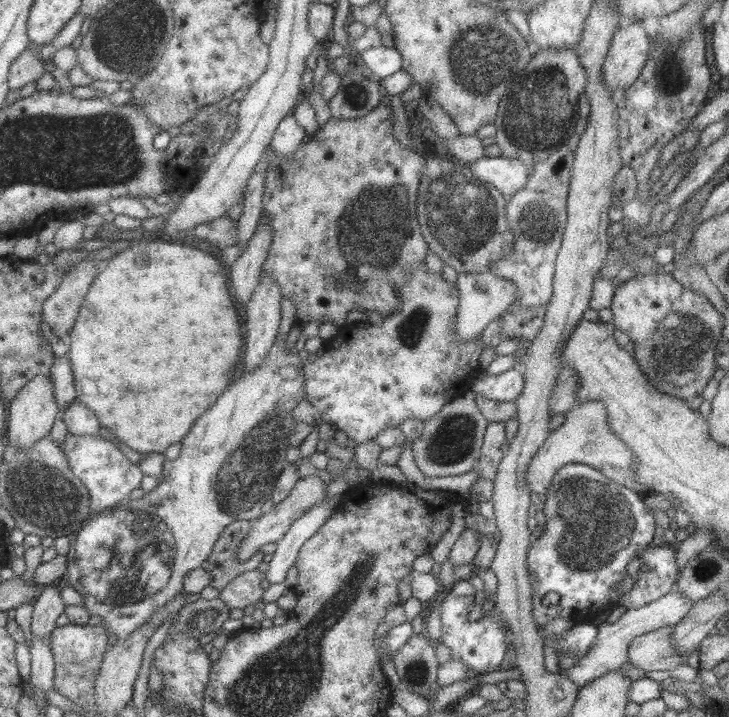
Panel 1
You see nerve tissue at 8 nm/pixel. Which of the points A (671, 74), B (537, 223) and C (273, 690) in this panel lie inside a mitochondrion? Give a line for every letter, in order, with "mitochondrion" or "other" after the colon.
A: mitochondrion
B: mitochondrion
C: mitochondrion

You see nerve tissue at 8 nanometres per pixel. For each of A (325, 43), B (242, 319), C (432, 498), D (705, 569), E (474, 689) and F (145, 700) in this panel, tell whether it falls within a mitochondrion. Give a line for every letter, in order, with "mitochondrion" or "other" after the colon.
A: other
B: other
C: mitochondrion
D: mitochondrion
E: other
F: other

